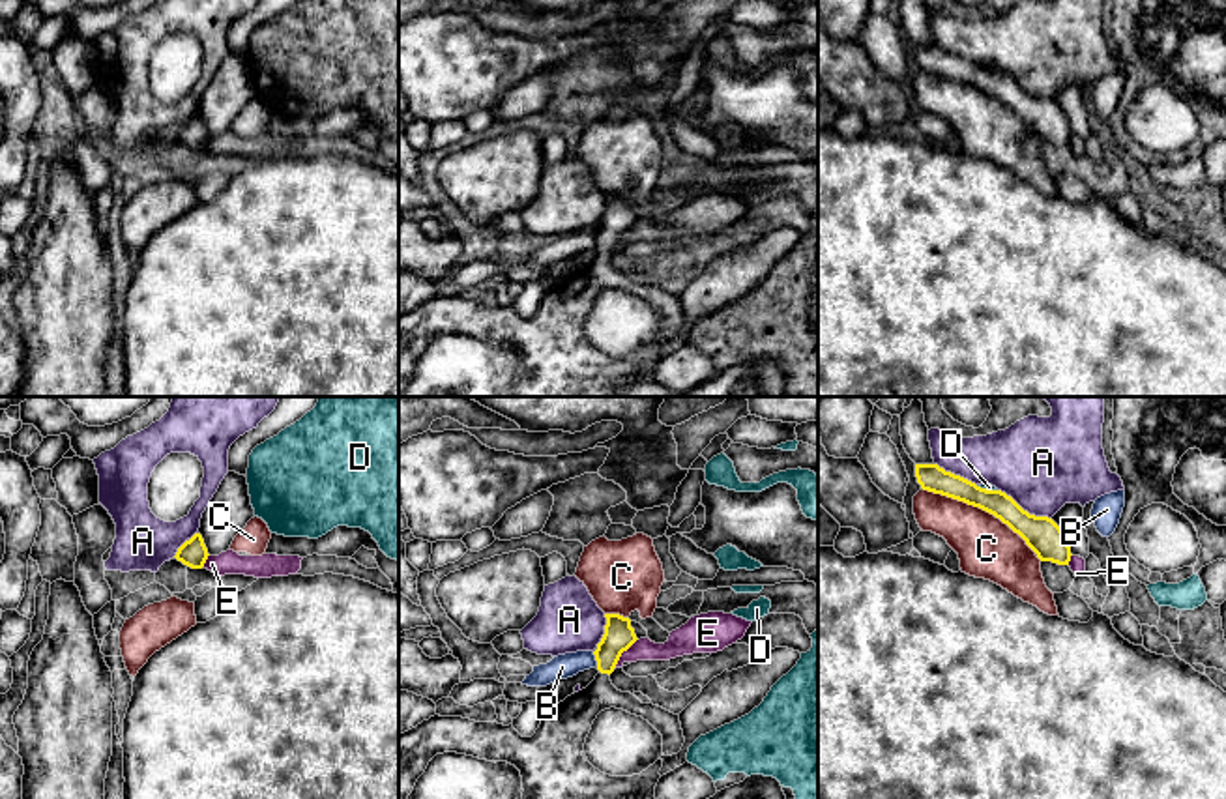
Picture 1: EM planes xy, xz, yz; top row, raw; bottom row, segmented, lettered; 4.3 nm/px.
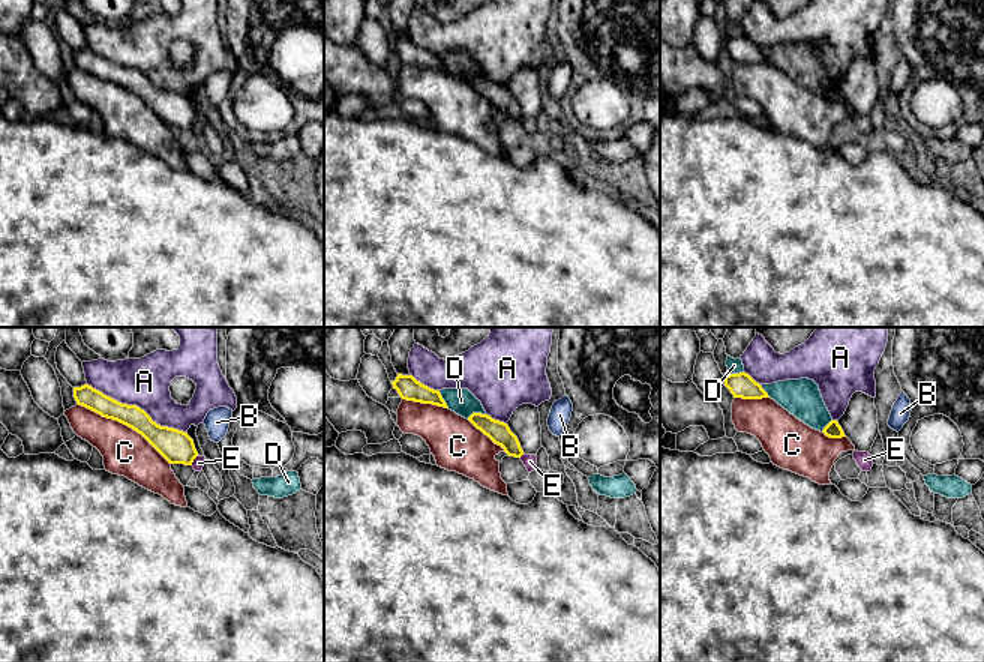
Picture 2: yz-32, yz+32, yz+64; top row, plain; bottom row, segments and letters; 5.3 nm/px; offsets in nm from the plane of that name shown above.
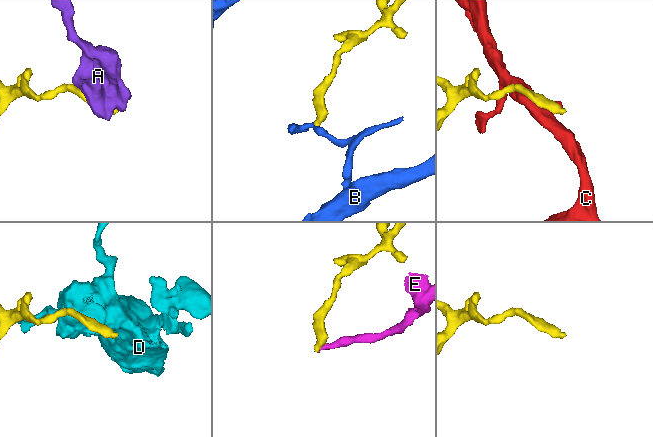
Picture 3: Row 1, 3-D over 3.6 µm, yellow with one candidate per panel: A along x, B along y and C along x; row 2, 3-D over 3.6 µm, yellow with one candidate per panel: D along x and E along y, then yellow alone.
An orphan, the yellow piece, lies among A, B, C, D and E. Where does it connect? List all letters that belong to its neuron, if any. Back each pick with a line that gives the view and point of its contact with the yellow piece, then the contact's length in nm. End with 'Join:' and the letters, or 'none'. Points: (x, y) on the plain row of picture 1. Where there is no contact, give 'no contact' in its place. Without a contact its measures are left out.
Join: none

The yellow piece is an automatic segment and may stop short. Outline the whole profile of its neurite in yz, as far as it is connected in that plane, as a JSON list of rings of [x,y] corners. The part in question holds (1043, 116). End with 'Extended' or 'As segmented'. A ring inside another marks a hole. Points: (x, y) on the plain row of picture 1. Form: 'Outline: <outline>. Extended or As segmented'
Outline: [[[915,45],[915,58],[923,71],[964,82],[1000,99],[1026,122],[1041,142],[1069,146],[1071,127],[1052,99],[1029,95],[1005,73],[981,69],[938,45]]]. As segmented

